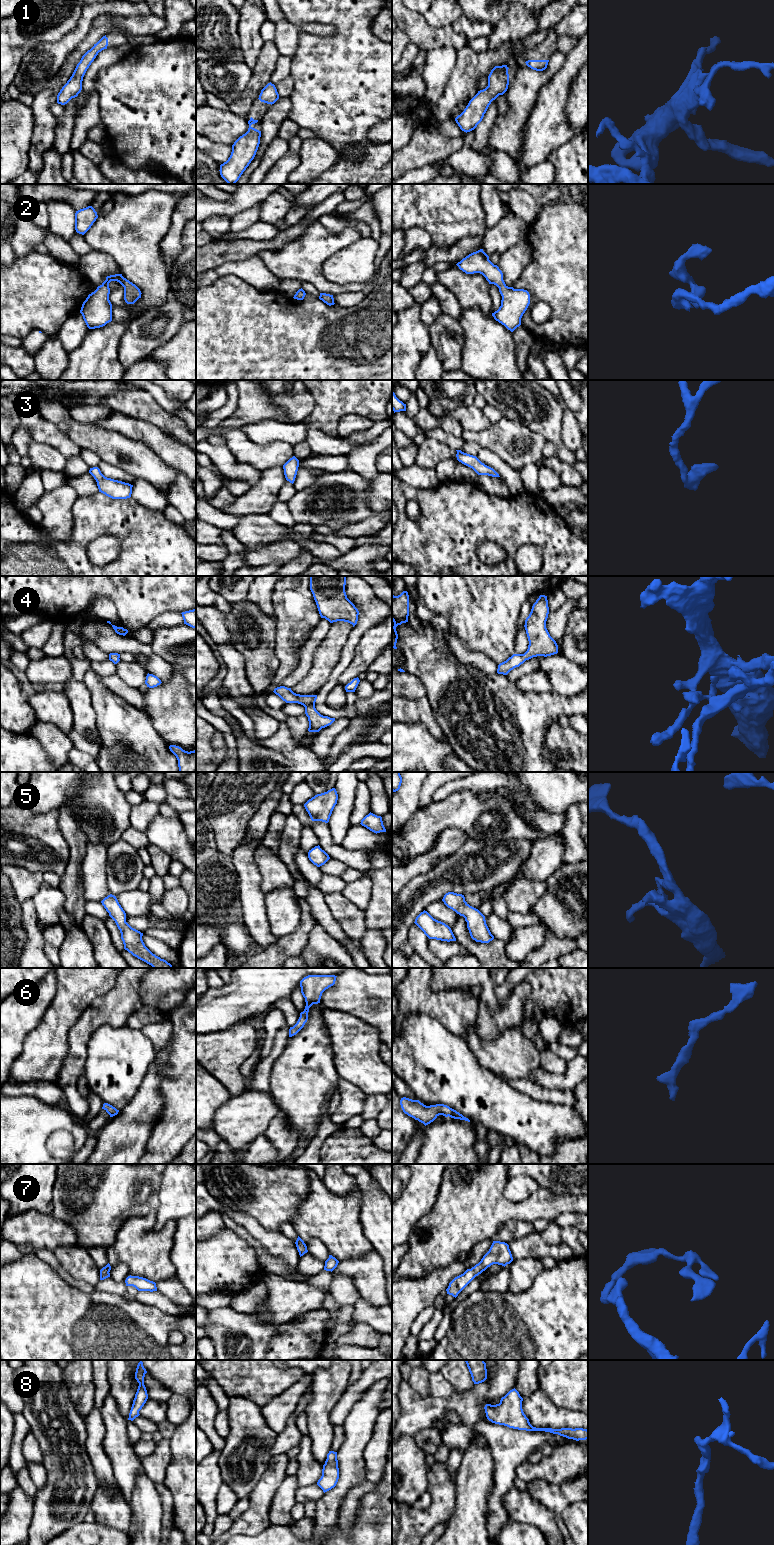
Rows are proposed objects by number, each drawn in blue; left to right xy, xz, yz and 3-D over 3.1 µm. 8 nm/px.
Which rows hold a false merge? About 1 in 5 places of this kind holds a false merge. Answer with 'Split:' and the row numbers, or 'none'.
Split: none

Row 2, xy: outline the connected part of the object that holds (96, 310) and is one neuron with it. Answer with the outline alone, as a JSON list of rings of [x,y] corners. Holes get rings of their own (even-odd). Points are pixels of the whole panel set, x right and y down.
[[[122,274],[107,276],[106,280],[89,294],[82,304],[80,313],[89,329],[103,327],[112,321],[112,304],[109,300],[111,281],[117,281],[124,287],[124,300],[127,304],[134,304],[141,298],[140,289]]]

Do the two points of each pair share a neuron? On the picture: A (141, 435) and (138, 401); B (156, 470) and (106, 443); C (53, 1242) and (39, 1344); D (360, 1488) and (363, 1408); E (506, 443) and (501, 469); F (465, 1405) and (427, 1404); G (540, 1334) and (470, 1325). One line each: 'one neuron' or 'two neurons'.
A: two neurons
B: one neuron
C: two neurons
D: two neurons
E: two neurons
F: one neuron
G: one neuron

